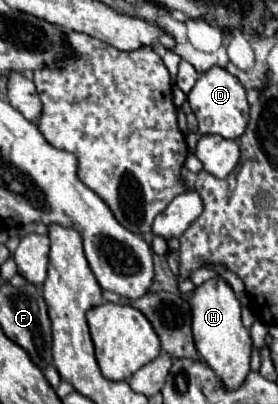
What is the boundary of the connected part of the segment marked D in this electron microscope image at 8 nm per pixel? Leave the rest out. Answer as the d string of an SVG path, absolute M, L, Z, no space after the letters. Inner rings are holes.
M214 65L208 71L200 73L196 85L188 93L188 103L198 119L200 133L216 133L226 139L238 139L244 133L246 121L248 121L248 101L246 101L246 89L226 69Z

